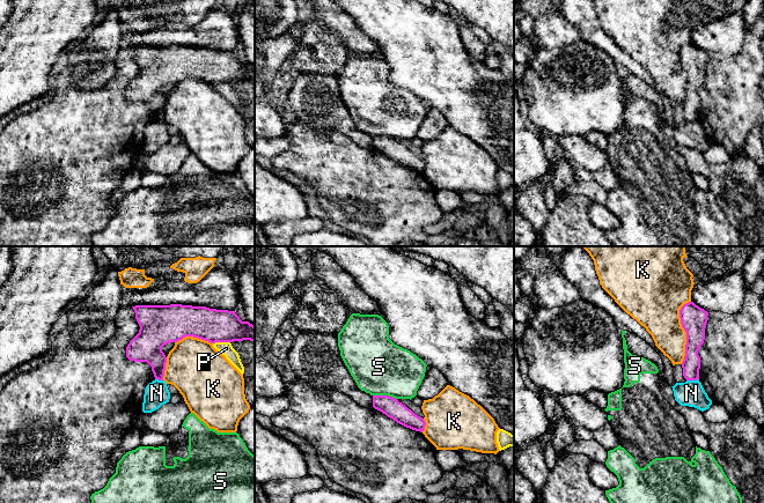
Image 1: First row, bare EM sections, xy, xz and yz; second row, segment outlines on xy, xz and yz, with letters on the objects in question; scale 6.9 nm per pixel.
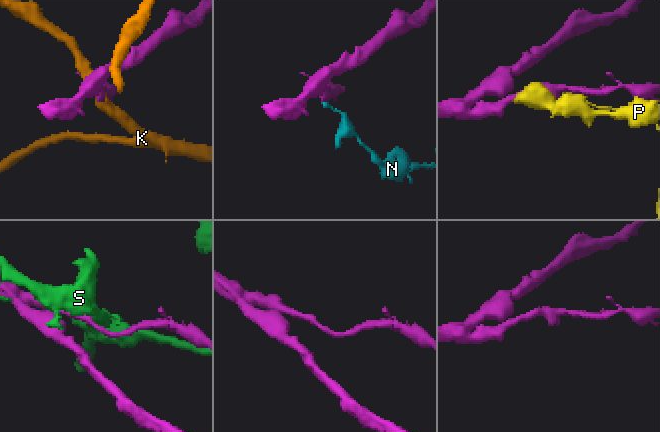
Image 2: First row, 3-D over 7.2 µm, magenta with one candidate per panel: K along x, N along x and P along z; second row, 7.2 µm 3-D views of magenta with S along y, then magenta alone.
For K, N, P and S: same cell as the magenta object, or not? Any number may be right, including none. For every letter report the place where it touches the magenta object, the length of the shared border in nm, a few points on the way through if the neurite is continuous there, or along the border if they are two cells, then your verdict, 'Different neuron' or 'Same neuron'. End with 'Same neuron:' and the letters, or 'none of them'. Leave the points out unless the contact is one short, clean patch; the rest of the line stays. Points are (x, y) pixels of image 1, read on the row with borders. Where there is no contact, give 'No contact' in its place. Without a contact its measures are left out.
K: Touches magenta at yz (684, 330). Shared border 440 nm. Different neuron
N: Touches magenta at yz (692, 379). Shared border 90 nm. Boundary: yz (698, 378), (687, 381). Different neuron
P: Touches magenta at xy (221, 341). Shared border 120 nm. Boundary: xy (229, 341), (215, 341), (213, 344). Different neuron
S: Touches magenta at xz (384, 396). Shared border 170 nm. Different neuron
Same neuron: none of them

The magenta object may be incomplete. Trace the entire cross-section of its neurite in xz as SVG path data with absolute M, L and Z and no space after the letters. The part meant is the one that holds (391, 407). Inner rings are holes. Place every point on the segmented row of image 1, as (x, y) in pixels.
M373 395L373 407L406 428L420 432L425 429L425 420L392 397Z

